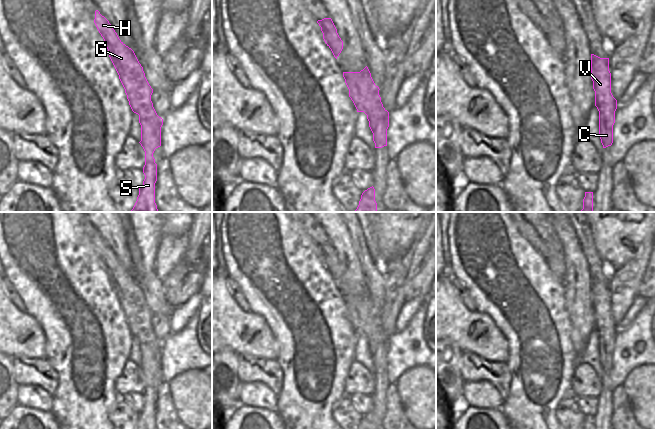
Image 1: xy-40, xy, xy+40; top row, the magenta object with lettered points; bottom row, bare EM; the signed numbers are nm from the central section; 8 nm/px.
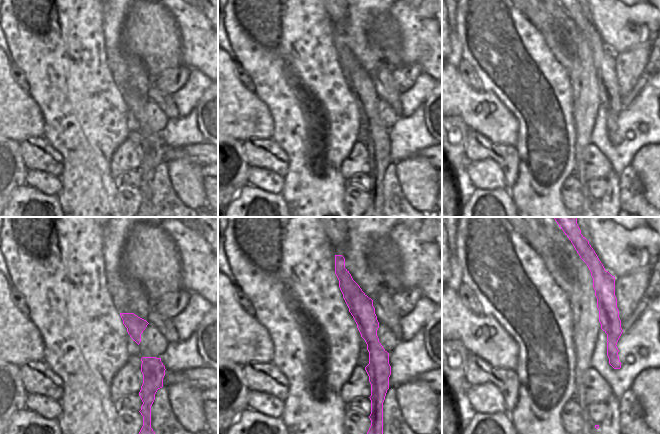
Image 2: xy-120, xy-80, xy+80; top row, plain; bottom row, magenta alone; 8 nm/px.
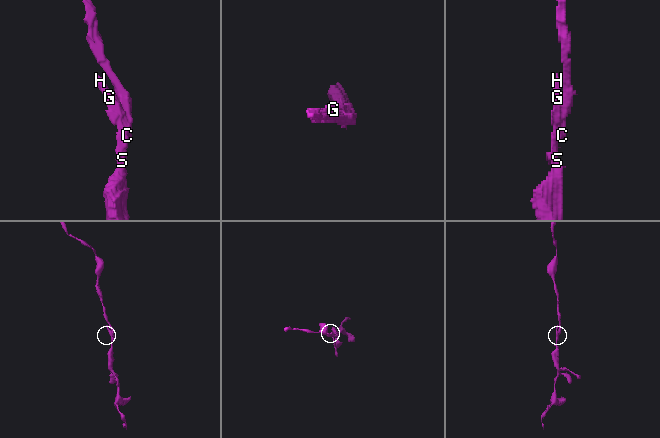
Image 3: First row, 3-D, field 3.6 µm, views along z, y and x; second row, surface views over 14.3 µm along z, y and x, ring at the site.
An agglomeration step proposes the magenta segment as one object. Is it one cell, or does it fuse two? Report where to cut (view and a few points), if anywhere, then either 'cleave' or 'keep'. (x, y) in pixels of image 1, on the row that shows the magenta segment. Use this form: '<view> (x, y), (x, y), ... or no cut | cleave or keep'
xy+40 (599, 111), (604, 115), (606, 121), (609, 115), (614, 112) | cleave

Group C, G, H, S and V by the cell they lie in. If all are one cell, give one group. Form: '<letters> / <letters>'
C G H S / V

